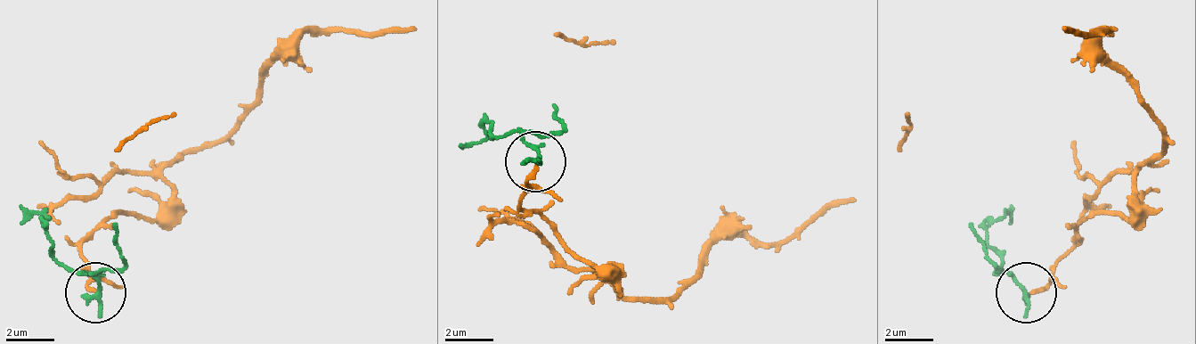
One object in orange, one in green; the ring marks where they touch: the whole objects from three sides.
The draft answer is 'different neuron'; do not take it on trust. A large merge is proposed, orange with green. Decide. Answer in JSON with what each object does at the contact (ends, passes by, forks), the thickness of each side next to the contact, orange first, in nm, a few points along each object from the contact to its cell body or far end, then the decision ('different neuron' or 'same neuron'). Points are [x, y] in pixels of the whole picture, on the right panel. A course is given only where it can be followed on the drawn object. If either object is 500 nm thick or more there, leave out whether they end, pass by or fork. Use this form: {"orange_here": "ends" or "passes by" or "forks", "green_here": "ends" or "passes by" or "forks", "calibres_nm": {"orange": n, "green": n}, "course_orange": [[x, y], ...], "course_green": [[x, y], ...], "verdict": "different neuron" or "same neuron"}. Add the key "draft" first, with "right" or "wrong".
{"draft": "wrong", "orange_here": "ends", "green_here": "ends", "calibres_nm": {"orange": 170, "green": 240}, "course_orange": [[1030, 291], [1097, 212], [1127, 218], [1127, 170], [1097, 182], [1073, 170], [903, 151], [903, 116]], "course_green": [[1024, 291], [1006, 273], [988, 231], [1006, 212], [1006, 225]], "verdict": "same neuron"}

